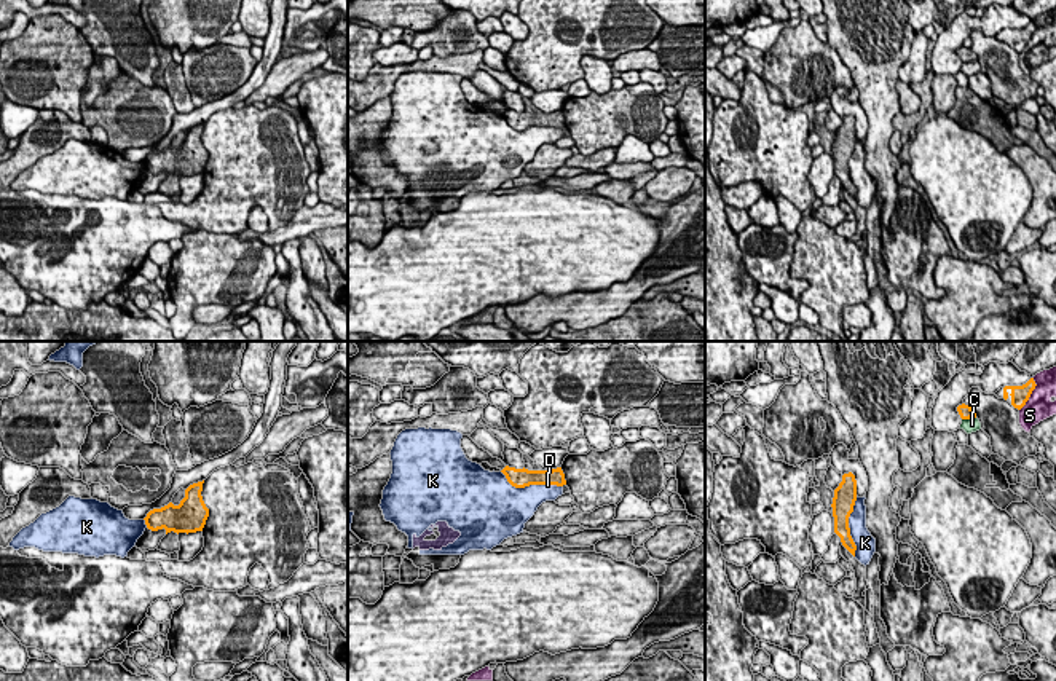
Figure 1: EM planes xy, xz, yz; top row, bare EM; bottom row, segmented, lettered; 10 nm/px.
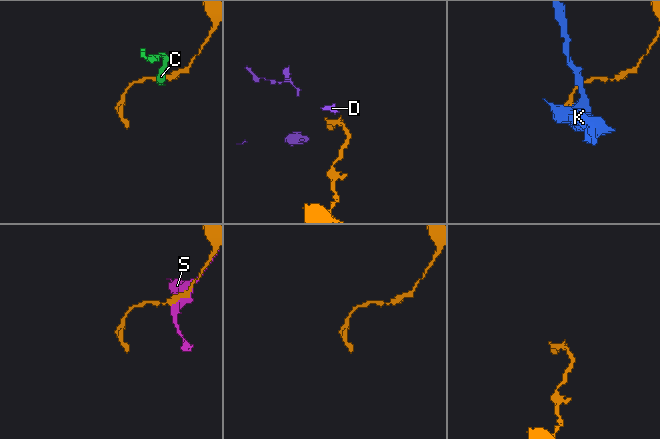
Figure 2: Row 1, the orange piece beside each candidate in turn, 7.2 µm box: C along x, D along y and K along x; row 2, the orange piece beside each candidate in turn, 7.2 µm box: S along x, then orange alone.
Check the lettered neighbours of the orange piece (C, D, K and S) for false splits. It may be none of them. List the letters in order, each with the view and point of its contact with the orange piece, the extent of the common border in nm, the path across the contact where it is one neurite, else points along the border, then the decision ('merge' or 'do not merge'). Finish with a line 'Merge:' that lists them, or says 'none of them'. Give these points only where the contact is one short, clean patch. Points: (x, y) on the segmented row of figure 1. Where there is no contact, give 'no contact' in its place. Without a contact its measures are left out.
C: contact yz (969, 418); length 150 nm; border yz (975, 417), (962, 420); do not merge
D: contact xz (552, 484); length 110 nm; do not merge
K: contact xz (522, 487); length 480 nm; do not merge
S: contact yz (1031, 393); length 380 nm; do not merge
Merge: none of them

